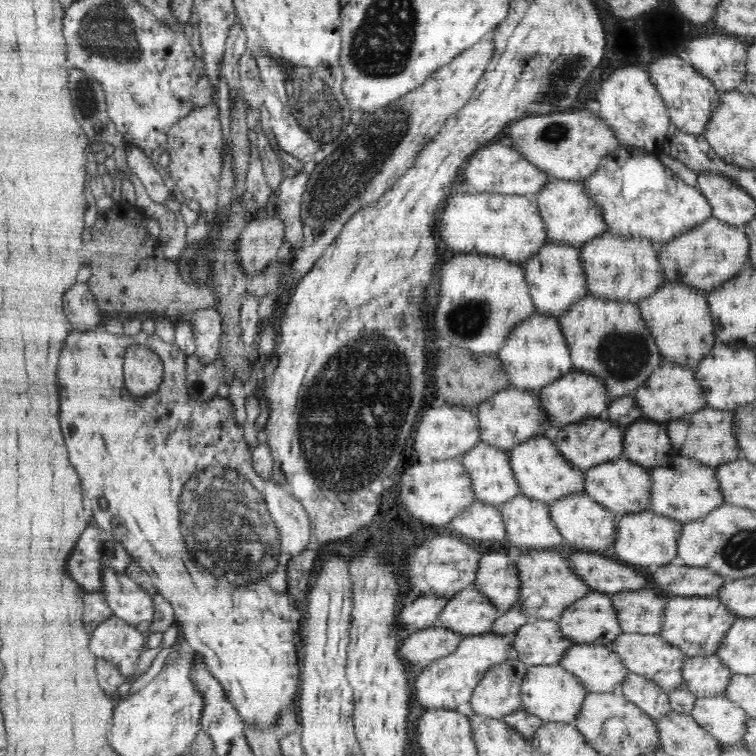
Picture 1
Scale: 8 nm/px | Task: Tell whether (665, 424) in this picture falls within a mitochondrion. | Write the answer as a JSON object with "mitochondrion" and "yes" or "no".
{"mitochondrion":"no"}

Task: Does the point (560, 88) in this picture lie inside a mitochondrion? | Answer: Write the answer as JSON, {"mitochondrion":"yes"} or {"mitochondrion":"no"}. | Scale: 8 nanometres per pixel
{"mitochondrion":"yes"}

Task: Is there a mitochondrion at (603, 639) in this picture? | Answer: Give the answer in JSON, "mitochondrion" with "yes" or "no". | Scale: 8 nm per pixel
{"mitochondrion":"no"}

